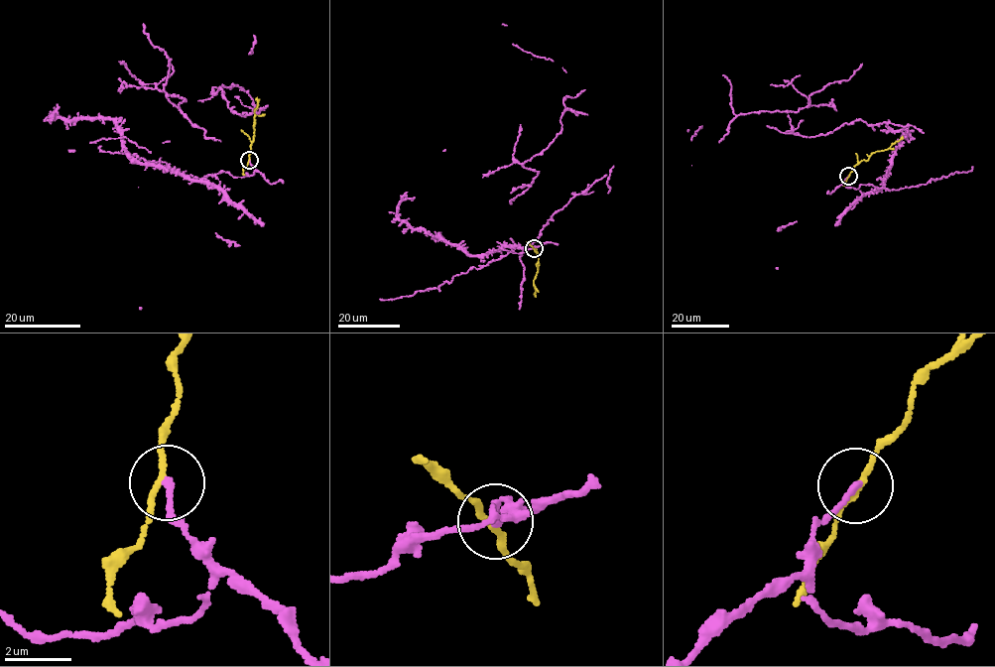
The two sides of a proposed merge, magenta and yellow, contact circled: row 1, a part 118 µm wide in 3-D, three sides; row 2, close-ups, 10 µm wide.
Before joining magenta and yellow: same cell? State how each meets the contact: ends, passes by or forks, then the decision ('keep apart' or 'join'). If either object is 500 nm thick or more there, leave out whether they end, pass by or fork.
magenta ends | yellow passes by | keep apart

